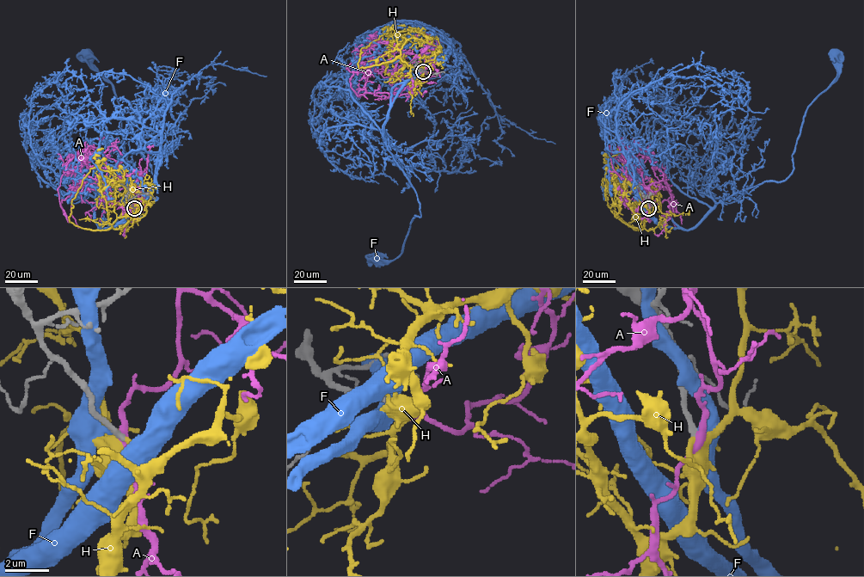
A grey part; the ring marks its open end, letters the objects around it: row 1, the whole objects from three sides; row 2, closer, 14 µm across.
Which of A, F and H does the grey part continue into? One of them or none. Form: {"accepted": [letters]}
{"accepted": ["H"]}

